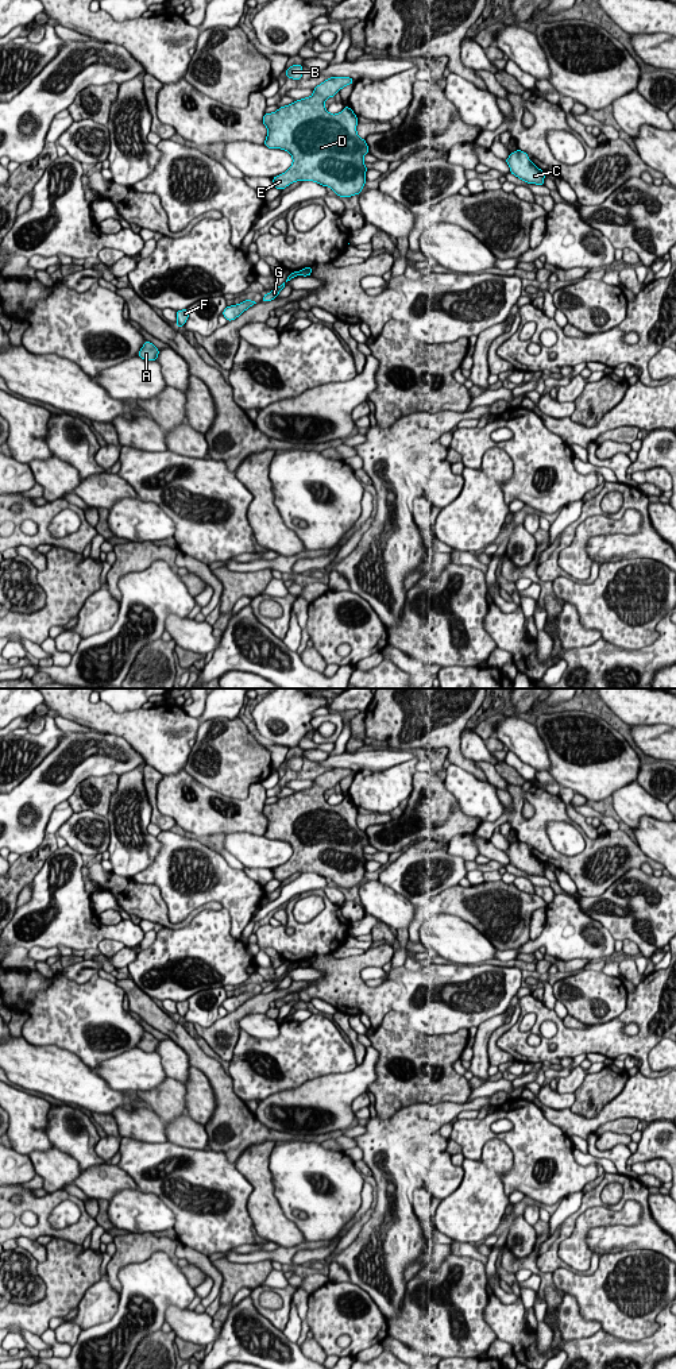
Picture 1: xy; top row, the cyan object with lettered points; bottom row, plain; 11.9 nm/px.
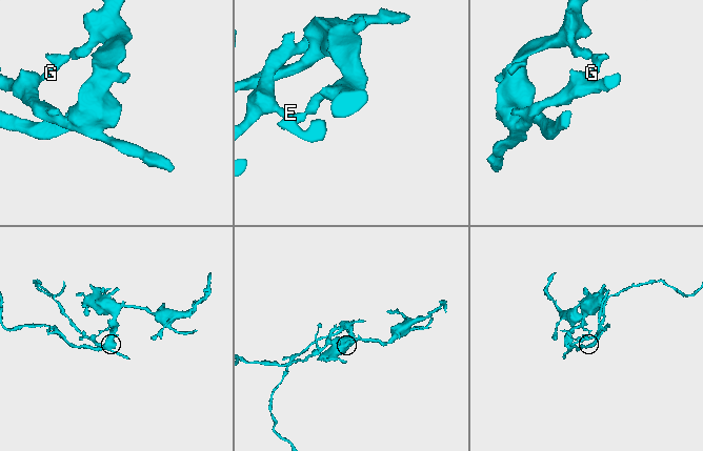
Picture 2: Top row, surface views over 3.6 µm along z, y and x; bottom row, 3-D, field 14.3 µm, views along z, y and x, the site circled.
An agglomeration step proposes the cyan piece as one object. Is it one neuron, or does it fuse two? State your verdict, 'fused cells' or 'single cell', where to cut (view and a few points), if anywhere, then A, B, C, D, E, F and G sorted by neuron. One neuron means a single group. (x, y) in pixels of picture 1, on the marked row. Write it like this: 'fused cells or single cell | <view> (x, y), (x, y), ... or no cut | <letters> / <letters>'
fused cells | xy (297, 272), (300, 274) | A B C D E / F G

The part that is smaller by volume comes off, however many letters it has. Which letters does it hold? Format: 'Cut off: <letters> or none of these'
Cut off: F, G

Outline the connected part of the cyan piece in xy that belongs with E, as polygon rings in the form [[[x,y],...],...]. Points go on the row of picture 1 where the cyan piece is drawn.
[[[331,77],[313,89],[310,97],[295,100],[294,103],[278,108],[275,112],[263,115],[263,124],[267,127],[264,146],[269,149],[281,149],[287,151],[291,158],[291,166],[282,174],[273,177],[274,188],[282,190],[295,181],[314,181],[322,186],[329,186],[339,197],[351,197],[360,194],[366,184],[366,171],[363,157],[368,154],[366,139],[360,139],[356,132],[358,116],[349,107],[336,115],[332,115],[324,107],[327,99],[333,97],[341,88],[351,85],[351,77]]]

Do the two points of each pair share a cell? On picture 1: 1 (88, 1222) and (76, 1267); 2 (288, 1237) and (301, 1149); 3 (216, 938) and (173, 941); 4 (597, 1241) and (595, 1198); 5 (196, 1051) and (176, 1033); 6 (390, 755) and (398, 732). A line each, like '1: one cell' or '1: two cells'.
1: two cells
2: two cells
3: one cell
4: one cell
5: one cell
6: two cells

